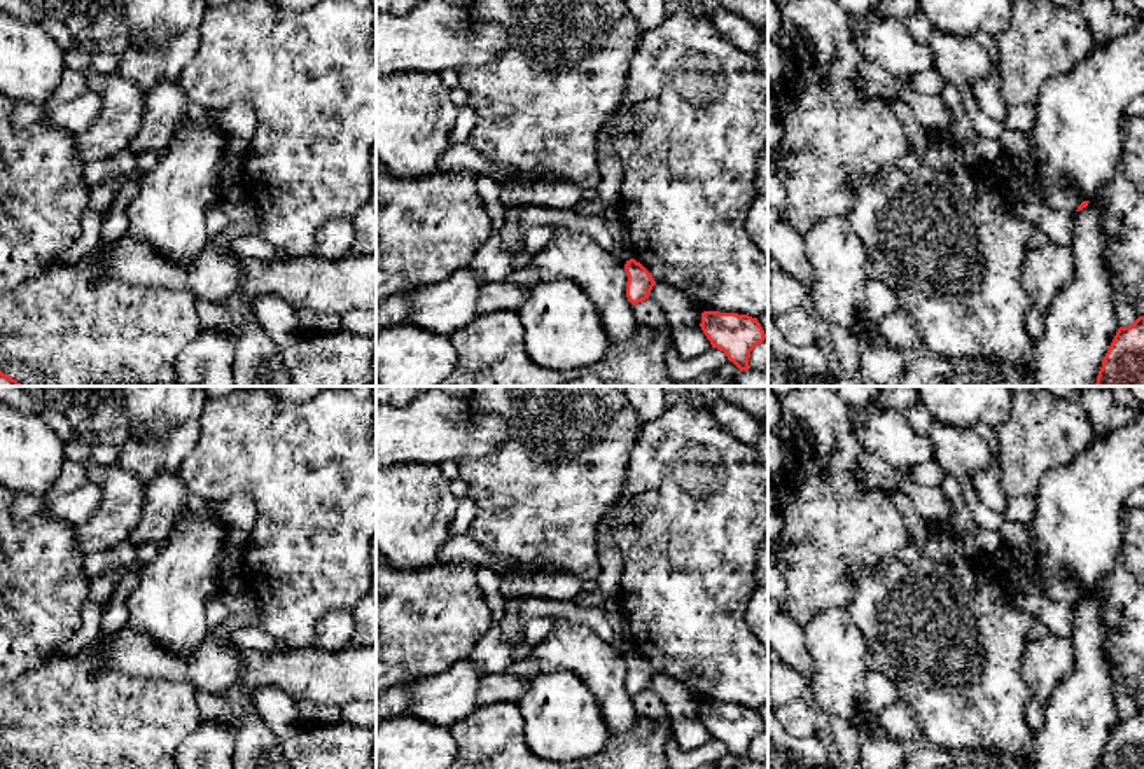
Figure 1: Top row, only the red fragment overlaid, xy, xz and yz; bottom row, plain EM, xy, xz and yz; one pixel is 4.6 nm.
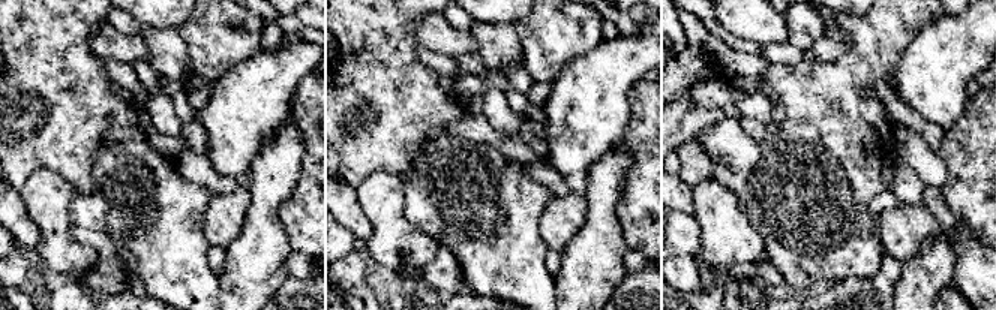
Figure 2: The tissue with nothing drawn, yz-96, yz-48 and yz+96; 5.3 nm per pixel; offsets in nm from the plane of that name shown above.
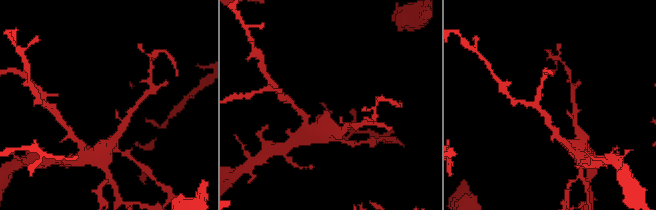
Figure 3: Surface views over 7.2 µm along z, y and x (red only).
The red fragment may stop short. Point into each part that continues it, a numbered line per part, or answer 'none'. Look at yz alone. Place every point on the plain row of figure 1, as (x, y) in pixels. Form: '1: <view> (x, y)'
none

